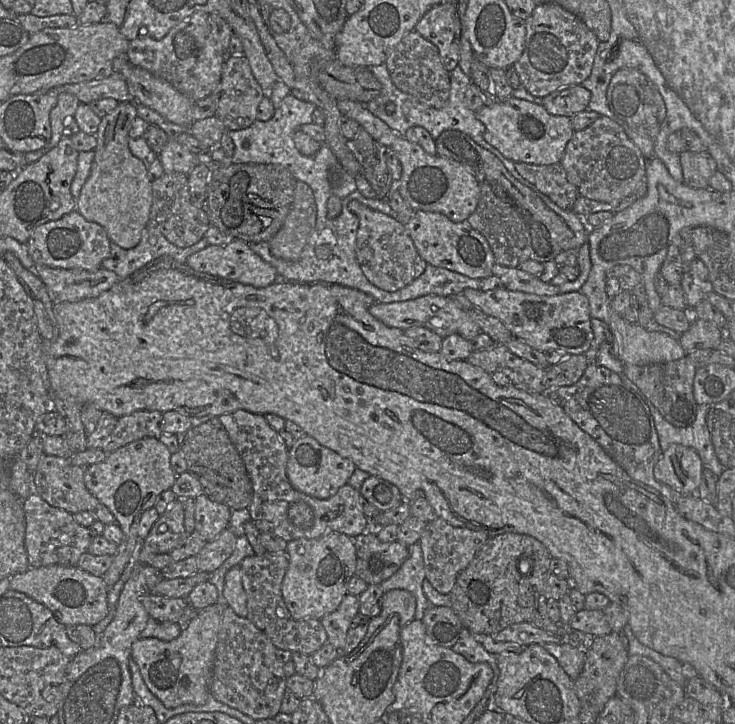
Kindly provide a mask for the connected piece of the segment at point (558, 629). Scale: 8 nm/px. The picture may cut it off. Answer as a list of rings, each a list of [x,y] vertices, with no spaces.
[[[506,532],[490,537],[475,554],[469,565],[458,574],[454,587],[449,594],[451,608],[463,627],[473,635],[496,635],[509,625],[526,622],[555,635],[563,643],[586,651],[590,646],[590,639],[596,636],[572,630],[569,624],[555,623],[547,615],[548,600],[545,596],[545,583],[550,575],[551,558],[548,549],[532,536]]]

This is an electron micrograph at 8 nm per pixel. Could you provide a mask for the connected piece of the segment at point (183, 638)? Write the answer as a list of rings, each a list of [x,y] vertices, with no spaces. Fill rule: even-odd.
[[[217,602],[198,610],[187,627],[171,641],[147,637],[132,644],[131,659],[137,664],[147,688],[165,707],[203,705],[210,698],[217,636],[224,609],[225,606]]]

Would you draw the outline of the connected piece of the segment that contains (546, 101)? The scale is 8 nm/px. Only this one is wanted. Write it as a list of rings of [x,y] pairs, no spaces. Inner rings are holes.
[[[581,85],[565,86],[542,98],[542,106],[552,115],[572,118],[587,109],[591,93]]]

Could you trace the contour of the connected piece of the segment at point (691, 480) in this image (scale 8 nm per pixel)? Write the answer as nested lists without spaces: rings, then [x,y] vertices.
[[[672,444],[654,466],[655,479],[682,496],[695,495],[701,482],[703,465],[698,453],[689,447]]]

